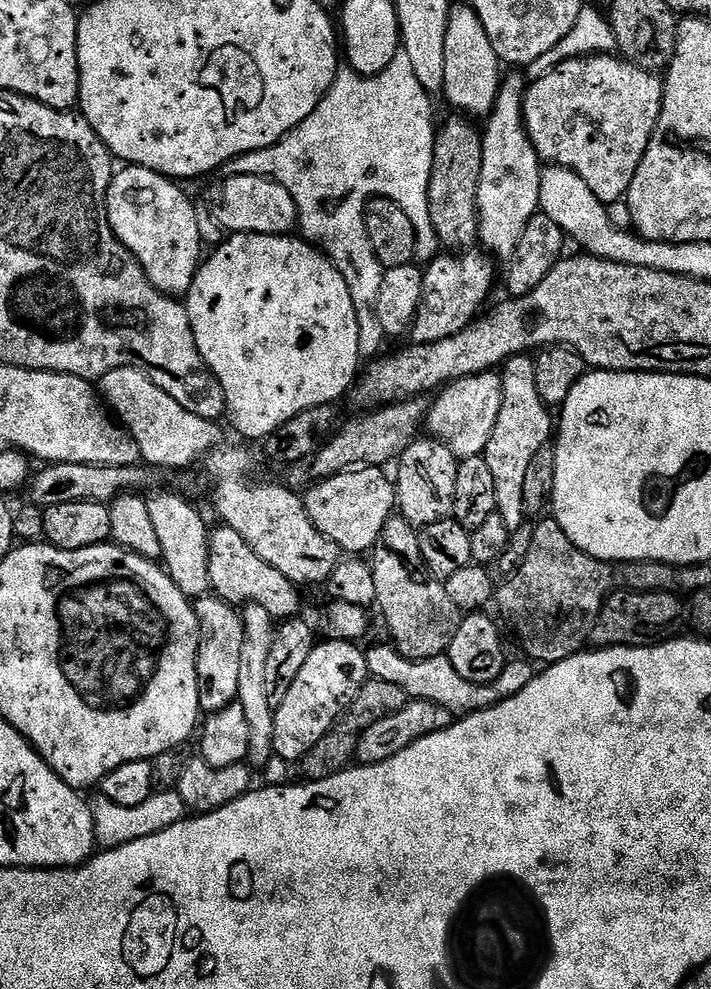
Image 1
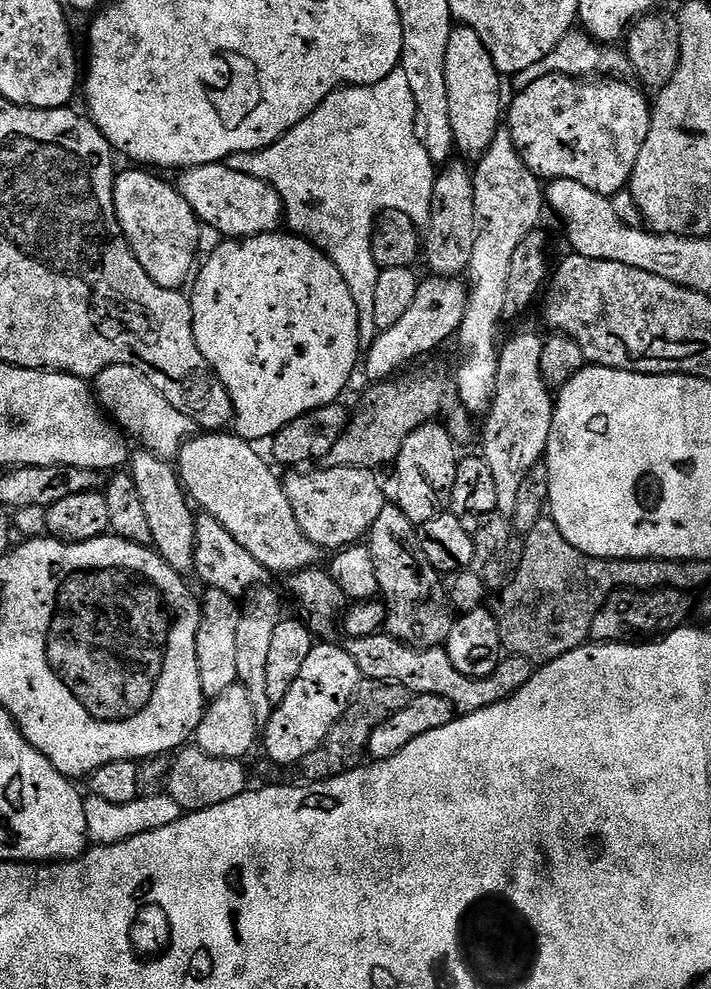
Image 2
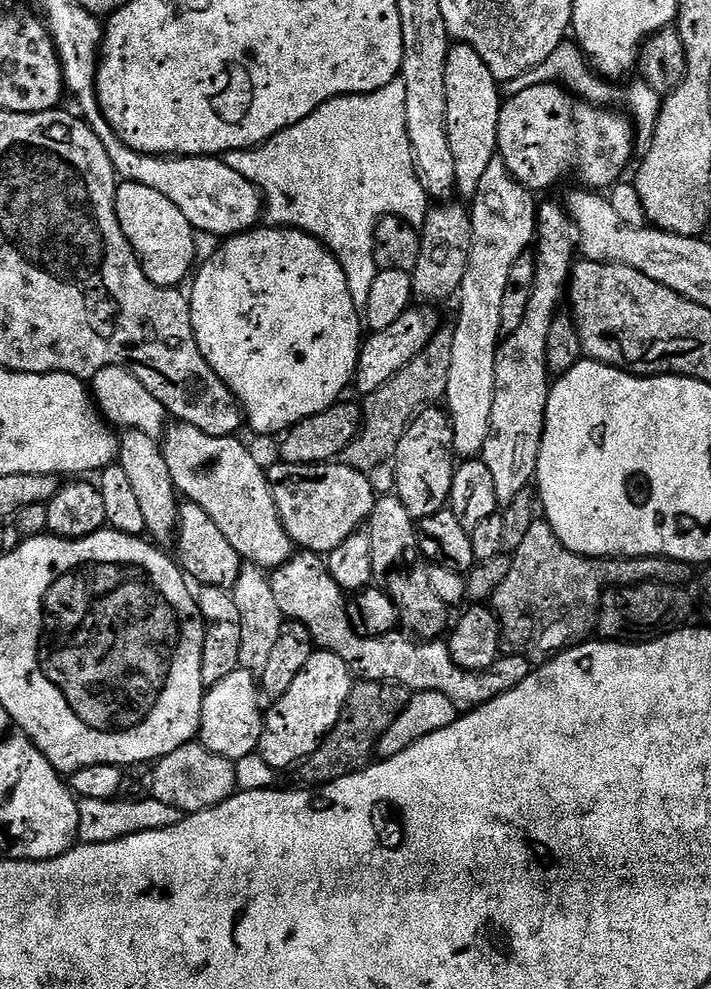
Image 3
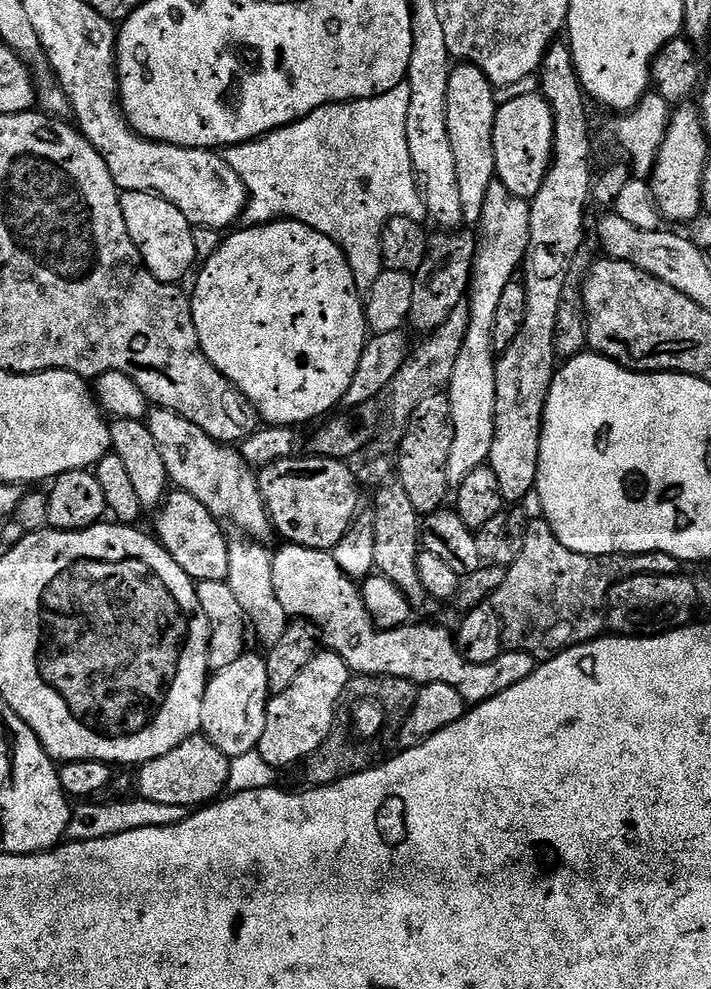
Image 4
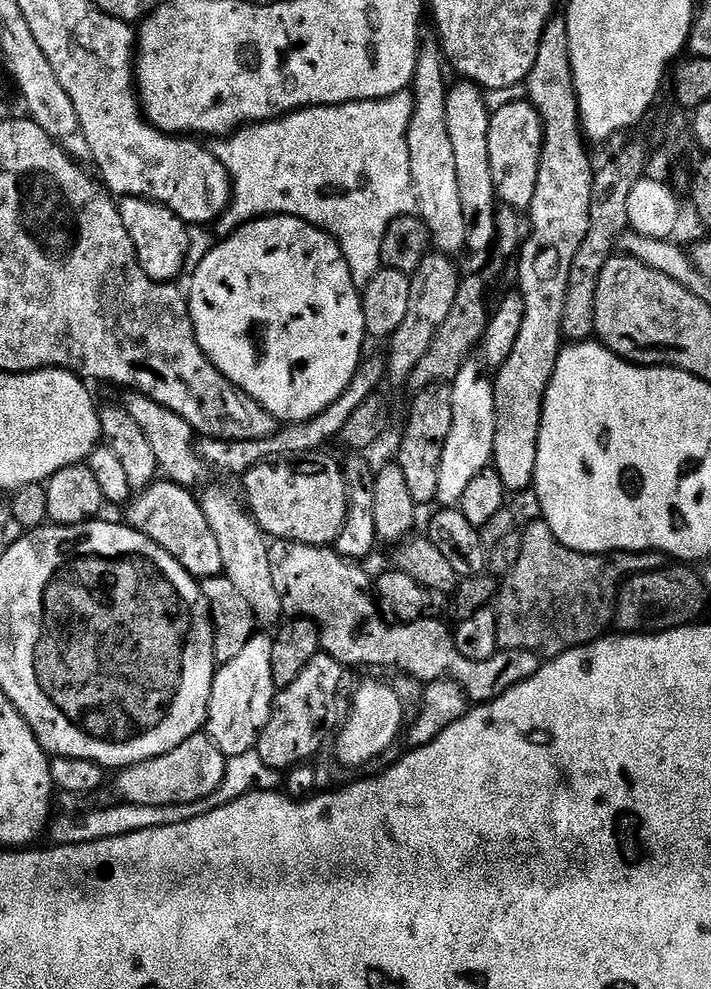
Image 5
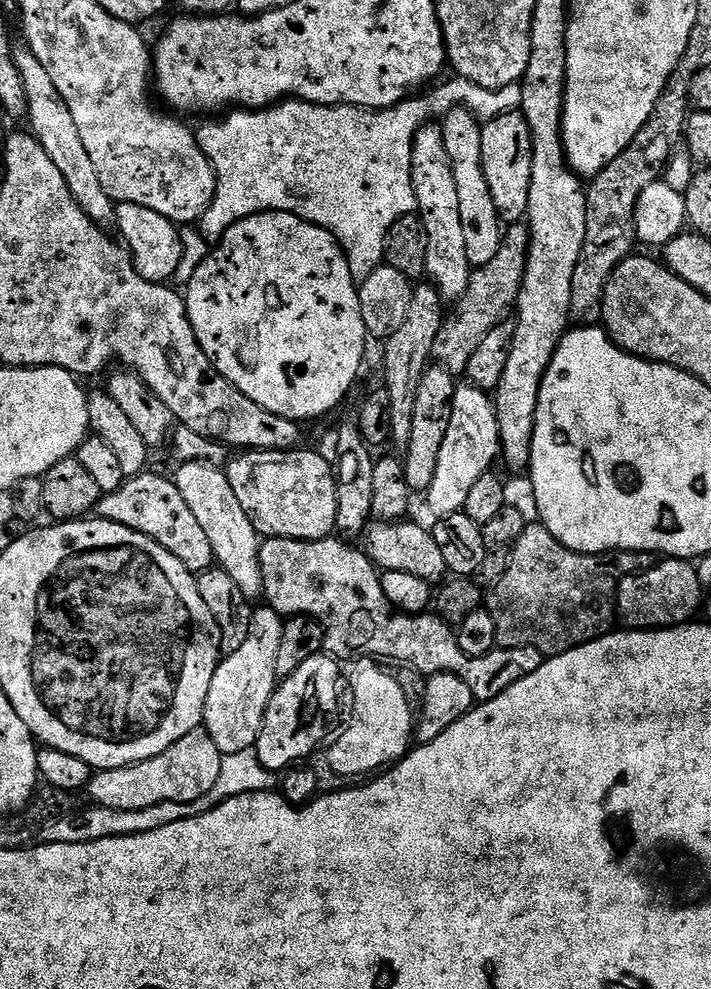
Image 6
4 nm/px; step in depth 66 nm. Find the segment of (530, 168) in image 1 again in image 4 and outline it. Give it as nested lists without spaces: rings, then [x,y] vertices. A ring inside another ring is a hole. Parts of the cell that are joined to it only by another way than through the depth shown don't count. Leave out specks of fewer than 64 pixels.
[[[494,182],[490,190],[486,190],[486,202],[482,202],[482,218],[478,225],[476,242],[476,261],[472,264],[472,281],[468,284],[466,303],[468,305],[468,329],[462,342],[462,350],[458,354],[458,362],[454,362],[454,374],[448,384],[446,395],[452,407],[454,422],[454,442],[450,446],[450,460],[446,466],[449,485],[459,486],[478,466],[486,463],[490,454],[490,446],[494,442],[494,414],[496,413],[496,361],[497,353],[492,347],[494,332],[494,313],[502,298],[502,290],[510,281],[517,279],[521,271],[524,255],[530,242],[530,203],[527,200],[512,196],[506,186]]]

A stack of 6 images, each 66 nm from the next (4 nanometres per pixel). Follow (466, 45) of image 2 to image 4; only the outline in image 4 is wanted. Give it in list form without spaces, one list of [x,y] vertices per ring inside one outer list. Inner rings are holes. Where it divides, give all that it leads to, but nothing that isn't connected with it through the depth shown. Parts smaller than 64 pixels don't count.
[[[460,62],[448,73],[446,106],[448,107],[448,133],[450,150],[454,150],[454,163],[458,170],[458,194],[462,201],[464,224],[479,225],[482,218],[482,202],[486,202],[486,190],[496,180],[494,162],[494,118],[498,96],[494,85],[471,62]]]

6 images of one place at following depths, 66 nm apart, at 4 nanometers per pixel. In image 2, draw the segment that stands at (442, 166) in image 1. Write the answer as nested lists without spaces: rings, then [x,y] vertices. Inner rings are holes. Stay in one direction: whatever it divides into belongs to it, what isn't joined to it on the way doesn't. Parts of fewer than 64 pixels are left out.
[[[453,158],[439,169],[432,187],[432,205],[430,218],[426,225],[426,235],[422,240],[422,260],[428,263],[428,272],[434,276],[460,278],[465,275],[474,254],[474,238],[476,237],[476,211],[474,210],[474,186],[472,185],[473,169],[463,159]]]

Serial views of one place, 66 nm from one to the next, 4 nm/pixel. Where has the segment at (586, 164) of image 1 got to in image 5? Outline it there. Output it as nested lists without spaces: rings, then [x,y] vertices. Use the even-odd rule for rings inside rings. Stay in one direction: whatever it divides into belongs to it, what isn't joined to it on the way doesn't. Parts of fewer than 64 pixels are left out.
[[[527,99],[515,100],[495,109],[490,115],[490,174],[494,174],[496,199],[505,208],[527,210],[534,198],[534,186],[538,182],[540,147],[544,131],[540,115]]]

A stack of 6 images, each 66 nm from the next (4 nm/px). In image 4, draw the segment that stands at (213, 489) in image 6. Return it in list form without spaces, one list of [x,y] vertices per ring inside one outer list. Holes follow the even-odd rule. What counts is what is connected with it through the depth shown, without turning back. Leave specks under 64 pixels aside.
[[[236,534],[228,541],[228,579],[230,590],[234,590],[234,598],[238,598],[238,606],[242,606],[244,618],[249,629],[256,631],[258,639],[264,643],[265,649],[274,646],[282,634],[286,634],[286,626],[290,617],[282,608],[274,592],[271,564],[273,553],[264,549],[259,540],[253,540],[243,534]]]

